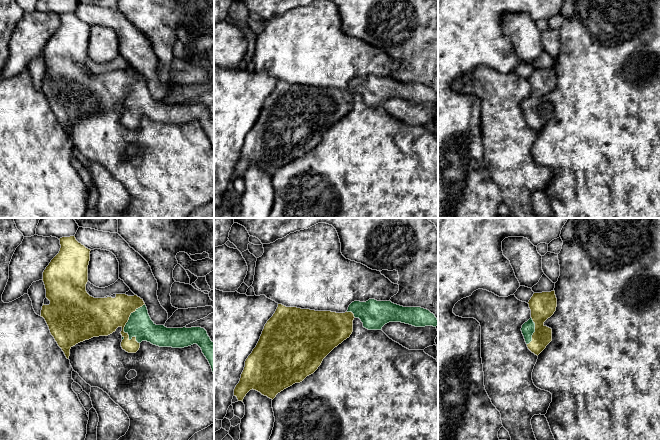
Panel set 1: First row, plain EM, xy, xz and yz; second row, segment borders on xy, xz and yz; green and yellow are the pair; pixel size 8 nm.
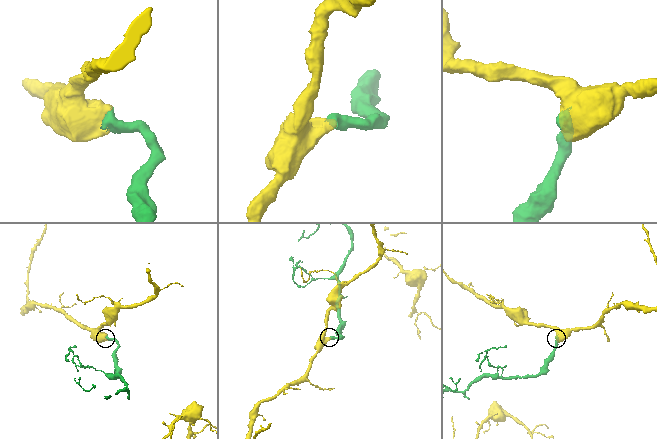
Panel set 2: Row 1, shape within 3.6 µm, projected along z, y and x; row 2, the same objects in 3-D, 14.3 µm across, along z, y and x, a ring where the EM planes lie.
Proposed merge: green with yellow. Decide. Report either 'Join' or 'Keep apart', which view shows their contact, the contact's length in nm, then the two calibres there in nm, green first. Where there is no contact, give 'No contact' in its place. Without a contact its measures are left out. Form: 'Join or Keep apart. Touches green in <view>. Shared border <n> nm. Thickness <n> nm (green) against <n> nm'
Join. Touches green in xy. Shared border 320 nm. Thickness 200 nm (green) against 320 nm

